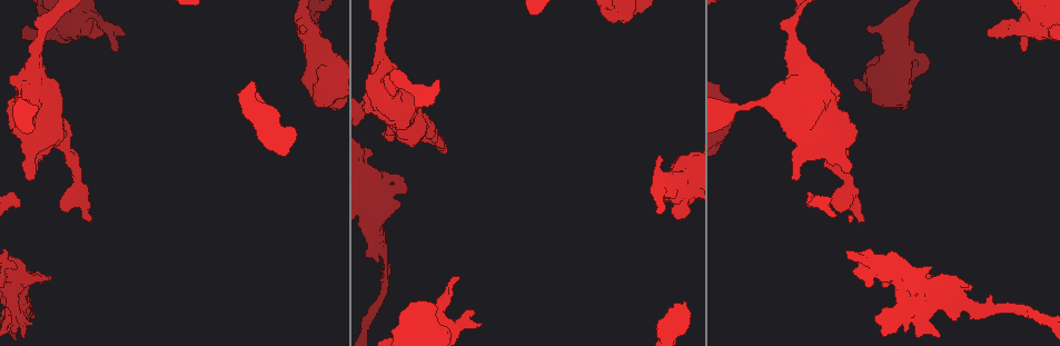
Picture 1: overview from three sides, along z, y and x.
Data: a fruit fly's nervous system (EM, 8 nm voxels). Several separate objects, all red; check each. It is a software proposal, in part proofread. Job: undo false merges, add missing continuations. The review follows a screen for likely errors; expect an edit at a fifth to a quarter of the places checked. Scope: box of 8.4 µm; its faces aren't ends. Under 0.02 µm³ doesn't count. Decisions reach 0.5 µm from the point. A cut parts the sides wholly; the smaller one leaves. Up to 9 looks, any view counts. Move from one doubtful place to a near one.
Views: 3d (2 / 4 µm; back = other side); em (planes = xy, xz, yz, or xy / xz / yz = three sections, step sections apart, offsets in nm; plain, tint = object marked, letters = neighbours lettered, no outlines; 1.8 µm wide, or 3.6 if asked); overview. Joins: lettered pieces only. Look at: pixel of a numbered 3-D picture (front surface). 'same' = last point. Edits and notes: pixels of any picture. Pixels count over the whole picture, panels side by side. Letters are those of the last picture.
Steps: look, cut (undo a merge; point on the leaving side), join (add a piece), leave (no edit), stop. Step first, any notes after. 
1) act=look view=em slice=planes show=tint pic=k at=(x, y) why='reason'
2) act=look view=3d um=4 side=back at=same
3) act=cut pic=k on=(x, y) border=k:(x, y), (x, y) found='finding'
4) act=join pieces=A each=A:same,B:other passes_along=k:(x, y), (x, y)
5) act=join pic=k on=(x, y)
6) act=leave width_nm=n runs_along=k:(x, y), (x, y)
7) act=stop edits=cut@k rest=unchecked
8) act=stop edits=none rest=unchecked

act=look view=3d um=2 pic=1 at=(474, 310) why='an open end'

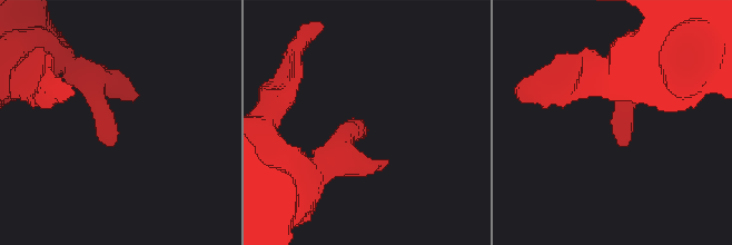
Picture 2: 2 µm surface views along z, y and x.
act=look view=em slice=planes show=letters pic=2 at=(619, 145)

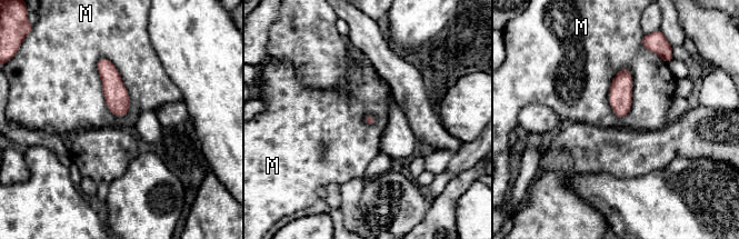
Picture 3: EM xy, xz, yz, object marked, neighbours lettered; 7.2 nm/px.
act=leave each=M:other border=3:(100, 57), (105, 102), (123, 117) found='no lettered piece goes on from it'

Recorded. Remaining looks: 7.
act=look view=3d um=2 pic=1 at=(678, 218) why='thick end'

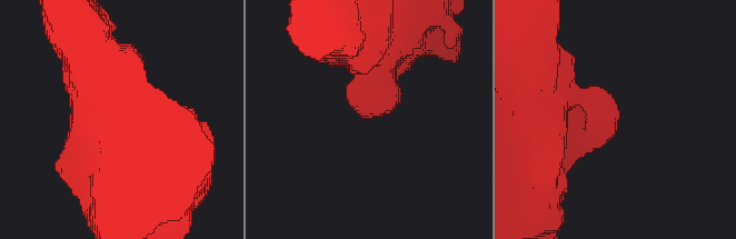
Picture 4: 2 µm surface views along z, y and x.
act=look view=em slice=xy step=4 show=tint pic=4 at=(616, 130)

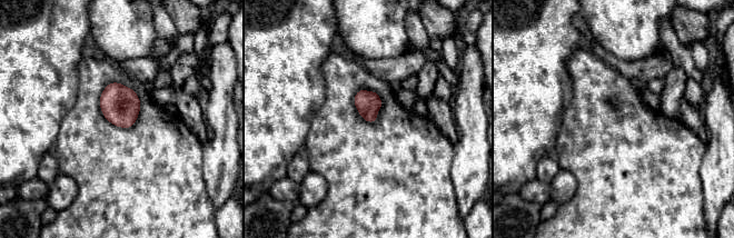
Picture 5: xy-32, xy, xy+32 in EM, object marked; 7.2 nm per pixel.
act=look view=em slice=xy step=4 show=letters at=same

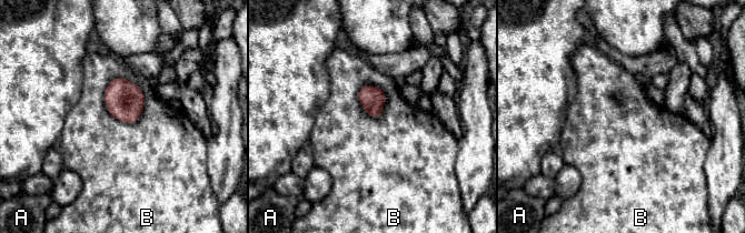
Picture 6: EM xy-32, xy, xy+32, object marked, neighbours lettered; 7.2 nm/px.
act=leave longest_contact=B:380nm each=A:other,B:other found='no lettered piece goes on from it'

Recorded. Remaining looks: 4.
act=look view=3d um=2 pic=1 at=(739, 105) why='narrows sharply'

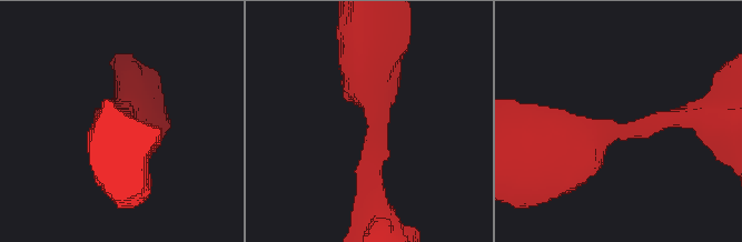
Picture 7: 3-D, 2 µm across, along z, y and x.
act=look view=em slice=planes show=letters pic=7 at=(613, 129) arm_widths_nm=320,480

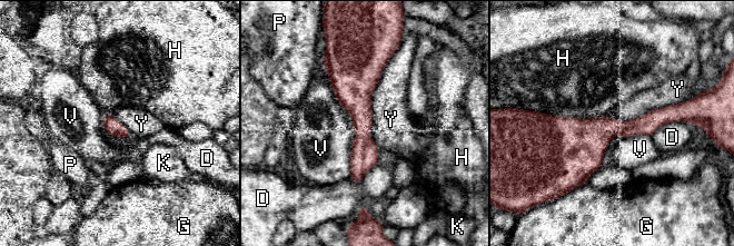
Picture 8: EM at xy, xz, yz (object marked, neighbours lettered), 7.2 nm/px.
act=leave each=D:other,G:other,H:other,K:other,P:other,V:other,Y:other border=8:(394, 53), (372, 97), (378, 149) found='all the same neuron'

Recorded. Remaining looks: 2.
act=look view=em slice=planes show=tint pic=1 at=(963, 311) why='thick turns thin'

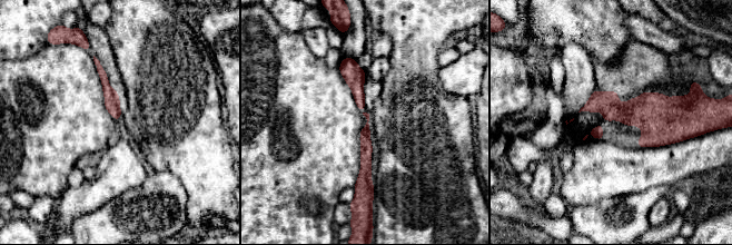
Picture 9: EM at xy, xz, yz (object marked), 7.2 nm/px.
act=look view=em slice=planes show=letters at=same

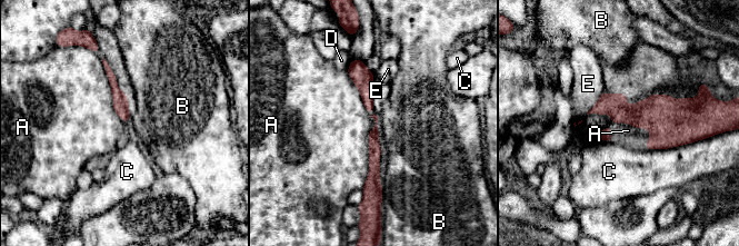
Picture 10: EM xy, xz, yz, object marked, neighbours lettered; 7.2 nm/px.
act=leave width_nm=80 each=A:other,B:other,C:other,D:other,E:other border=10:(371, 116), (369, 171), (361, 189) found='one neuron here'

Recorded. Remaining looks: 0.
act=stop edits=none rest=unchecked

